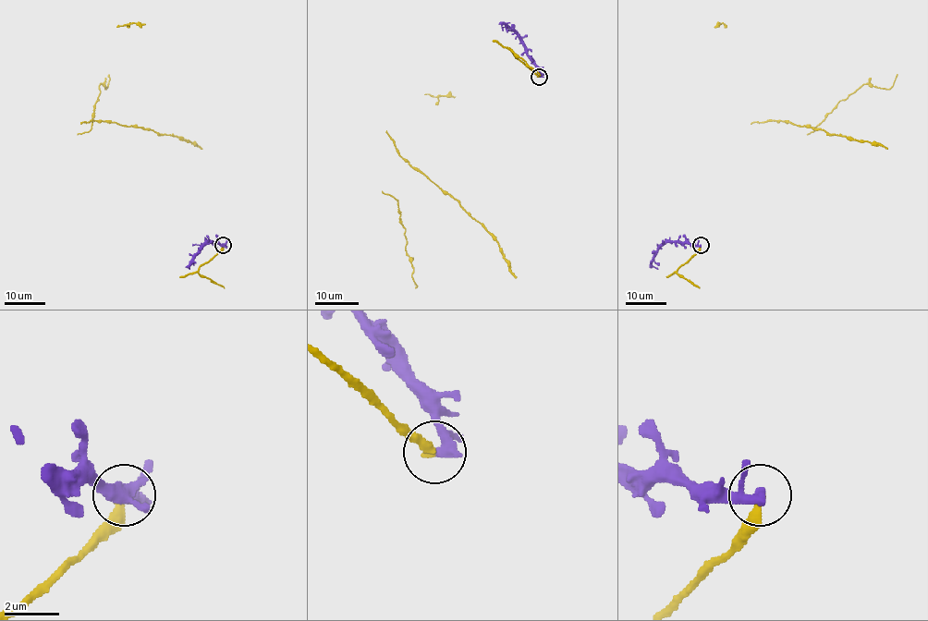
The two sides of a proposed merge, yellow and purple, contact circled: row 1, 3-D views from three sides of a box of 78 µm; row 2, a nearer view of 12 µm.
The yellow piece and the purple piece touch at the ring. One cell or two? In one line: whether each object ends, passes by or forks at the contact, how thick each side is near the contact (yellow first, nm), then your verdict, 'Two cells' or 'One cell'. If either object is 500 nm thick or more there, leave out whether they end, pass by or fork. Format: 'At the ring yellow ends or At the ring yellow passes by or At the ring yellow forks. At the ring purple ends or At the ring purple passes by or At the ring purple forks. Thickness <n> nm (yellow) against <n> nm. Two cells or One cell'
At the ring yellow ends. At the ring purple passes by. Thickness 320 nm (yellow) against 340 nm. Two cells

